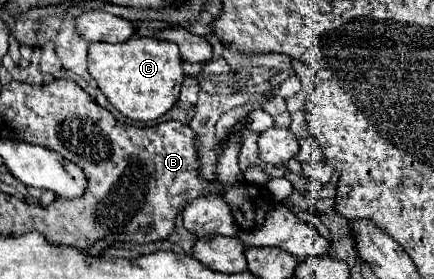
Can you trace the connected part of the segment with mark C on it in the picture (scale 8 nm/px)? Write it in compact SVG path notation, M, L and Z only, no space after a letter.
M136 35L124 43L90 43L88 71L108 101L132 121L152 121L172 109L184 81L178 45Z

